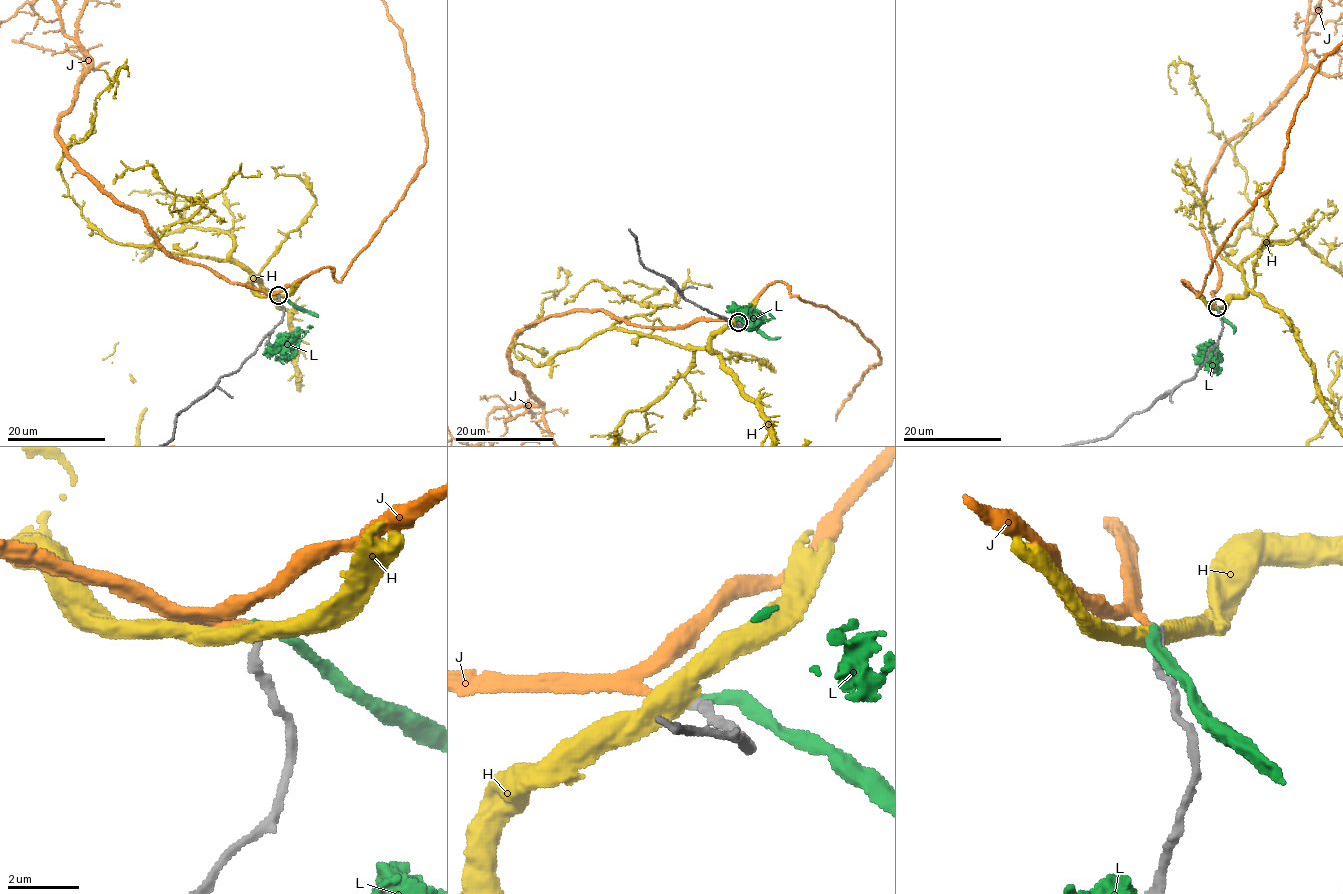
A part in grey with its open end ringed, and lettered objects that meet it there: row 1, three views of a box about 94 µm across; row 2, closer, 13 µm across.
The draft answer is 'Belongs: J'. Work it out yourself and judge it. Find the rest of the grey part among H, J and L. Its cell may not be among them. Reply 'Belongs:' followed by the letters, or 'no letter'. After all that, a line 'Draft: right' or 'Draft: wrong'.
Belongs: J
Draft: right

